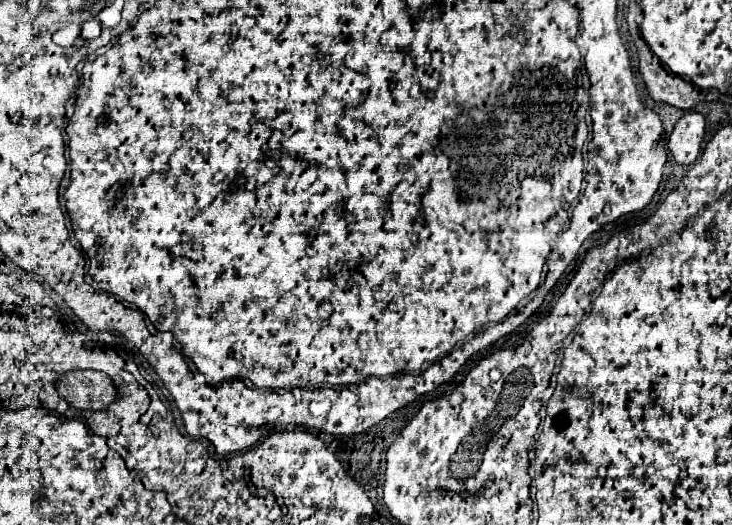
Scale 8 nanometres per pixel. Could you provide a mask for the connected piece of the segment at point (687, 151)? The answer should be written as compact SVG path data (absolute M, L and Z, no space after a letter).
M686 113L674 127L668 137L668 151L672 153L674 161L680 165L690 165L700 155L702 139L704 139L704 115L700 113Z

